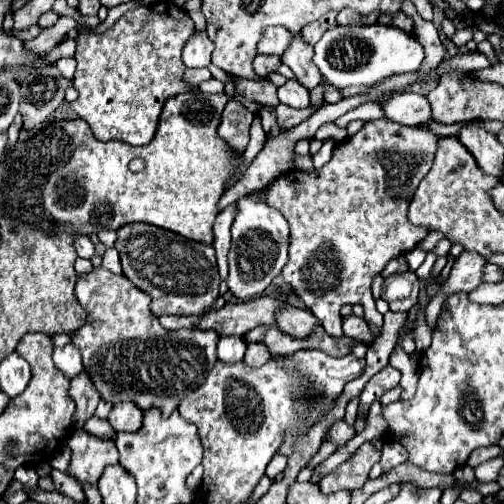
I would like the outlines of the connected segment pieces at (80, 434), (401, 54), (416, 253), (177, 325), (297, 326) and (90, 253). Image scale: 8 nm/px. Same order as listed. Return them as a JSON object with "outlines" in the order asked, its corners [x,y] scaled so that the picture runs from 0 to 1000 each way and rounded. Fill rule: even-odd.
{"outlines":[[[[151,851],[131,879],[143,895],[143,915],[139,915],[139,942],[155,950],[155,958],[194,958],[202,935],[210,923],[234,919],[234,891],[226,883],[226,871],[198,871],[171,851]]],[[[663,50],[647,58],[643,73],[623,89],[623,129],[639,157],[667,177],[702,169],[742,169],[782,145],[829,141],[841,121],[837,89],[782,50]]],[[[817,494],[817,498],[810,498],[806,506],[806,518],[810,518],[810,530],[813,530],[813,538],[825,538],[837,522],[841,522],[841,514],[845,514],[845,502],[837,498],[837,494]]],[[[321,625],[313,629],[317,645],[325,653],[361,653],[361,649],[385,649],[393,641],[397,629],[333,629],[333,625]]],[[[556,605],[556,613],[548,617],[548,645],[579,669],[595,669],[595,673],[607,669],[623,653],[627,641],[631,633],[607,613]]],[[[159,466],[159,470],[151,474],[147,490],[151,490],[151,502],[155,502],[159,510],[167,510],[167,514],[183,514],[183,510],[187,510],[187,486],[183,486],[183,478],[179,478],[171,466]]]]}

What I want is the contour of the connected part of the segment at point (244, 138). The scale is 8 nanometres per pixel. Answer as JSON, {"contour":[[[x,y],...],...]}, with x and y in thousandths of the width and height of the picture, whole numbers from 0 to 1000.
{"contour":[[[456,200],[440,224],[440,244],[433,252],[433,268],[448,280],[448,288],[468,304],[480,308],[496,280],[496,248],[504,228],[472,200]]]}

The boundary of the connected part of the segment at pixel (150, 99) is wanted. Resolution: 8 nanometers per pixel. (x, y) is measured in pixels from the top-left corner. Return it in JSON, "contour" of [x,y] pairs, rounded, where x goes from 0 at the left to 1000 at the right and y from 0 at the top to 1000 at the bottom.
{"contour":[[[317,2],[294,14],[270,14],[246,26],[210,65],[159,62],[147,117],[155,121],[147,145],[147,173],[159,192],[139,204],[155,232],[163,232],[198,280],[246,280],[254,288],[290,288],[306,272],[321,208],[333,192],[385,181],[381,169],[365,169],[365,125],[361,99],[373,73],[385,65],[385,44],[359,14],[333,2]]]}

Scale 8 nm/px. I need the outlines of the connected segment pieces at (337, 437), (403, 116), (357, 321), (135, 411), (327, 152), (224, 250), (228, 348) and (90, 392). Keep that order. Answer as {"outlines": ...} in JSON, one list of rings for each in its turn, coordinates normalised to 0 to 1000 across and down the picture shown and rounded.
{"outlines":[[[[671,835],[671,839],[663,839],[659,847],[655,847],[655,875],[667,875],[671,879],[671,887],[679,887],[687,881],[687,875],[694,875],[698,867],[702,867],[702,847],[690,847],[683,835]]],[[[817,181],[774,188],[770,200],[758,208],[758,216],[774,240],[810,252],[837,252],[853,236],[853,200],[841,188]]],[[[702,621],[679,633],[679,657],[683,657],[683,665],[690,665],[698,673],[714,673],[718,681],[738,681],[738,661],[734,661],[726,637],[718,629],[706,629]]],[[[230,800],[214,823],[218,843],[230,855],[274,855],[282,843],[282,812],[270,800]]],[[[647,276],[643,288],[639,288],[639,296],[635,296],[627,308],[619,310],[619,319],[627,335],[641,331],[655,317],[659,296],[663,296],[663,284]]],[[[452,407],[425,438],[425,494],[429,494],[429,514],[433,514],[433,534],[437,534],[437,550],[448,554],[452,550],[452,522],[448,522],[448,506],[456,494],[456,446],[464,438],[464,423],[468,423],[468,407]]],[[[437,669],[433,681],[433,712],[444,720],[468,720],[484,708],[488,677],[484,669]]],[[[159,740],[159,748],[147,748],[139,756],[139,788],[151,800],[151,819],[147,819],[147,843],[163,847],[190,815],[190,804],[198,796],[198,780],[190,780],[190,768],[183,764],[183,752],[175,740]]]]}

